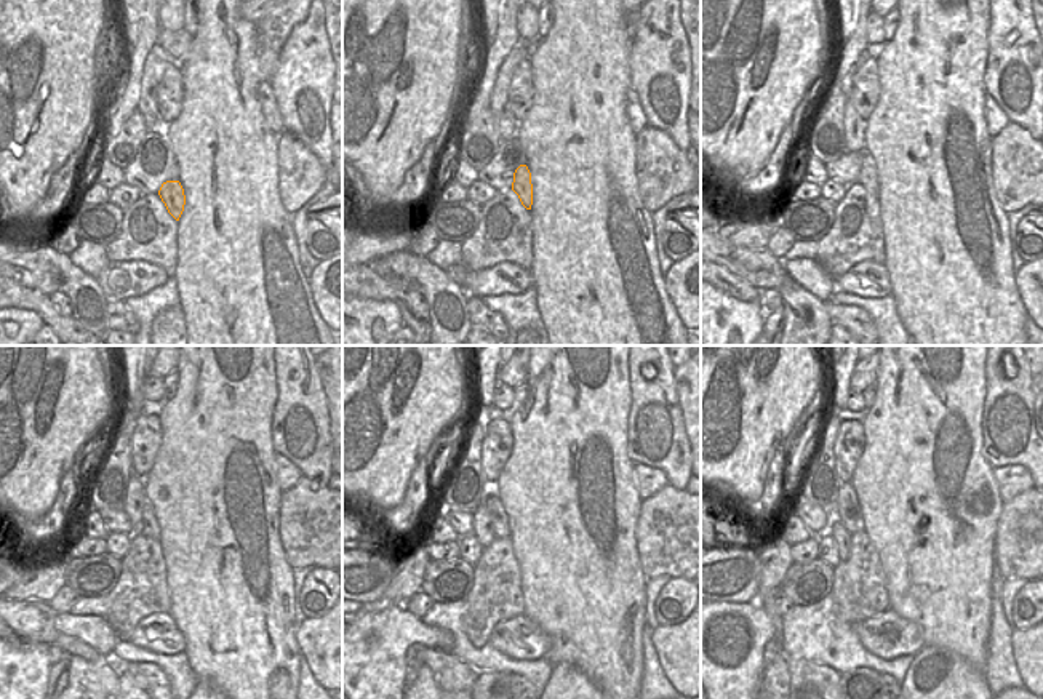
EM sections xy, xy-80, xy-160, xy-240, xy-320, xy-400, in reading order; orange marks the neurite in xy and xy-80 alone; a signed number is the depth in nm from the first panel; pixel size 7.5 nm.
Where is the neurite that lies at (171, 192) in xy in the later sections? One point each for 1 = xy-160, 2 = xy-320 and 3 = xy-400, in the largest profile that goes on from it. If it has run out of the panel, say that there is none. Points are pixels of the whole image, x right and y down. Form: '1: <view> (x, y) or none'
1: xy-160 (867, 178)
2: xy-320 (495, 507)
3: xy-400 (850, 514)

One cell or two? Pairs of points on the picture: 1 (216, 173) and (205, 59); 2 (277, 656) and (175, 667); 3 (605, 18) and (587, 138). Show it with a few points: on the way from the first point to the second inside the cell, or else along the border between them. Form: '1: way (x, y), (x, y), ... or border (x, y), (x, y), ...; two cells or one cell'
1: way (218, 144), (218, 88); one cell
2: border (183, 651), (189, 667), (199, 679); two cells
3: way (587, 48), (587, 107); one cell

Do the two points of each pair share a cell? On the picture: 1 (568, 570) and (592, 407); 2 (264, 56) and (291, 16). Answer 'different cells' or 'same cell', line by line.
1: same cell
2: same cell

